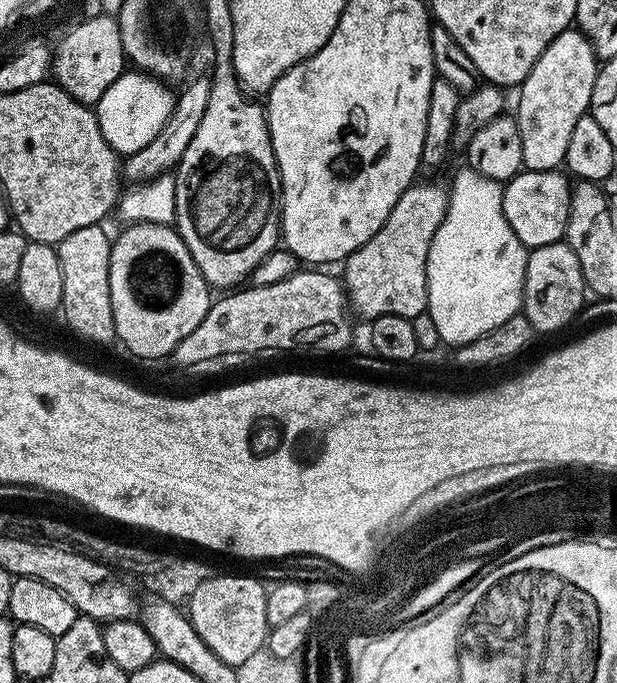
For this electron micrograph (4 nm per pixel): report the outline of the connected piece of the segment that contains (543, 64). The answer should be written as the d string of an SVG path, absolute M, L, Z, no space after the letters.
M579 30L558 34L534 62L530 74L519 85L520 105L514 109L516 125L522 134L524 168L530 172L554 172L563 165L570 133L578 118L590 109L598 57L591 42Z

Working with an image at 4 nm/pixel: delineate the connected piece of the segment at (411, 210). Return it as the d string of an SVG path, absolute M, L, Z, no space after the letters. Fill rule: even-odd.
M420 183L411 184L402 198L394 202L390 218L382 222L382 230L343 261L344 291L348 293L351 311L357 317L360 315L364 322L380 316L401 316L412 321L428 310L426 262L430 242L434 242L434 234L438 226L442 226L448 209L448 188L440 184Z

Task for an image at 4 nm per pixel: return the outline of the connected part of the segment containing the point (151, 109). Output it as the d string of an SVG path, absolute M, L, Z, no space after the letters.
M125 70L114 86L102 94L94 106L98 126L102 130L102 138L106 138L106 142L110 142L110 146L121 157L133 156L158 138L176 105L177 93L168 88L171 87L165 81L157 80L146 72Z

